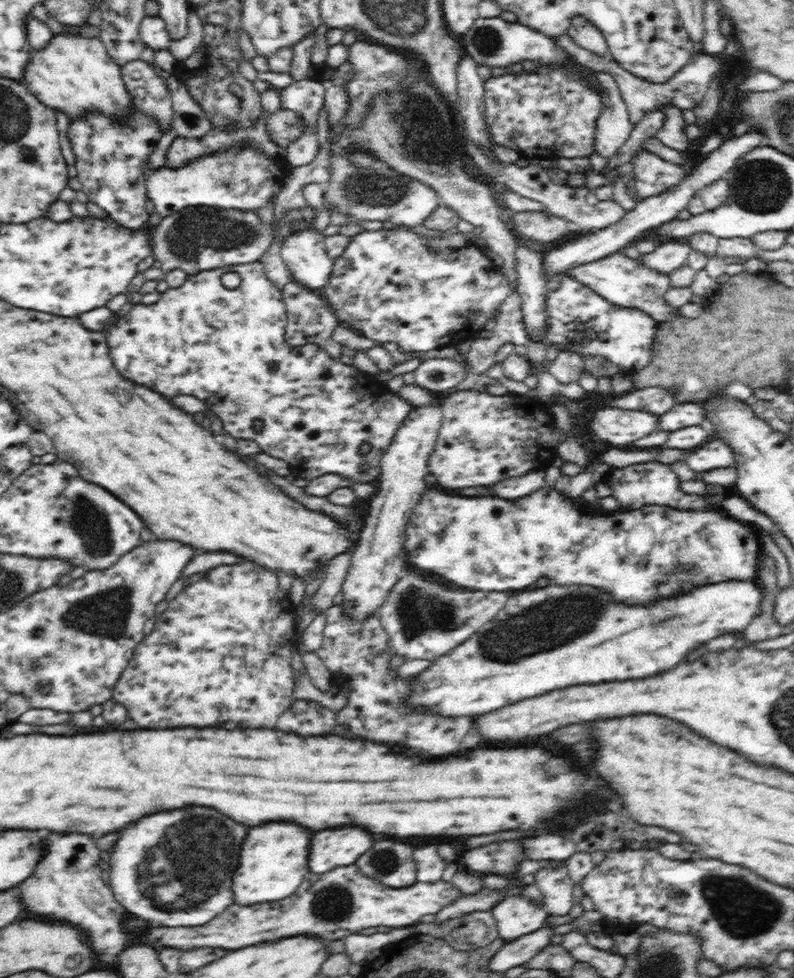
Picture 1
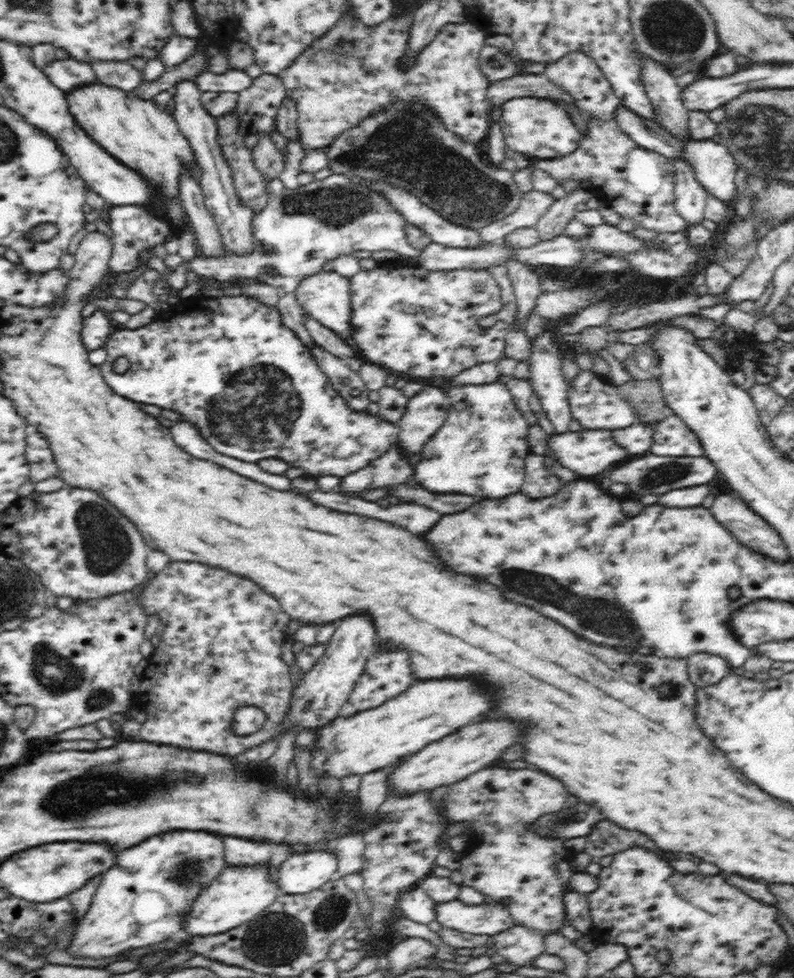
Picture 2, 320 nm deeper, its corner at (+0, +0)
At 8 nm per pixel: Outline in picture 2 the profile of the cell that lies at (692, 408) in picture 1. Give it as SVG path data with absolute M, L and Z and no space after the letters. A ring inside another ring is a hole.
M638 423L632 426L619 428L612 431L614 442L627 454L636 454L638 456L647 454L652 446L654 423Z

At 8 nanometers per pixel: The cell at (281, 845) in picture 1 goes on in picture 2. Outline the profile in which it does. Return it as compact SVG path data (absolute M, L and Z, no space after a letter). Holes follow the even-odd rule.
M269 862L256 866L226 866L218 878L210 882L191 904L192 908L183 920L183 929L190 936L212 936L228 932L232 928L250 923L267 906L274 904L280 895L277 882L270 881Z

